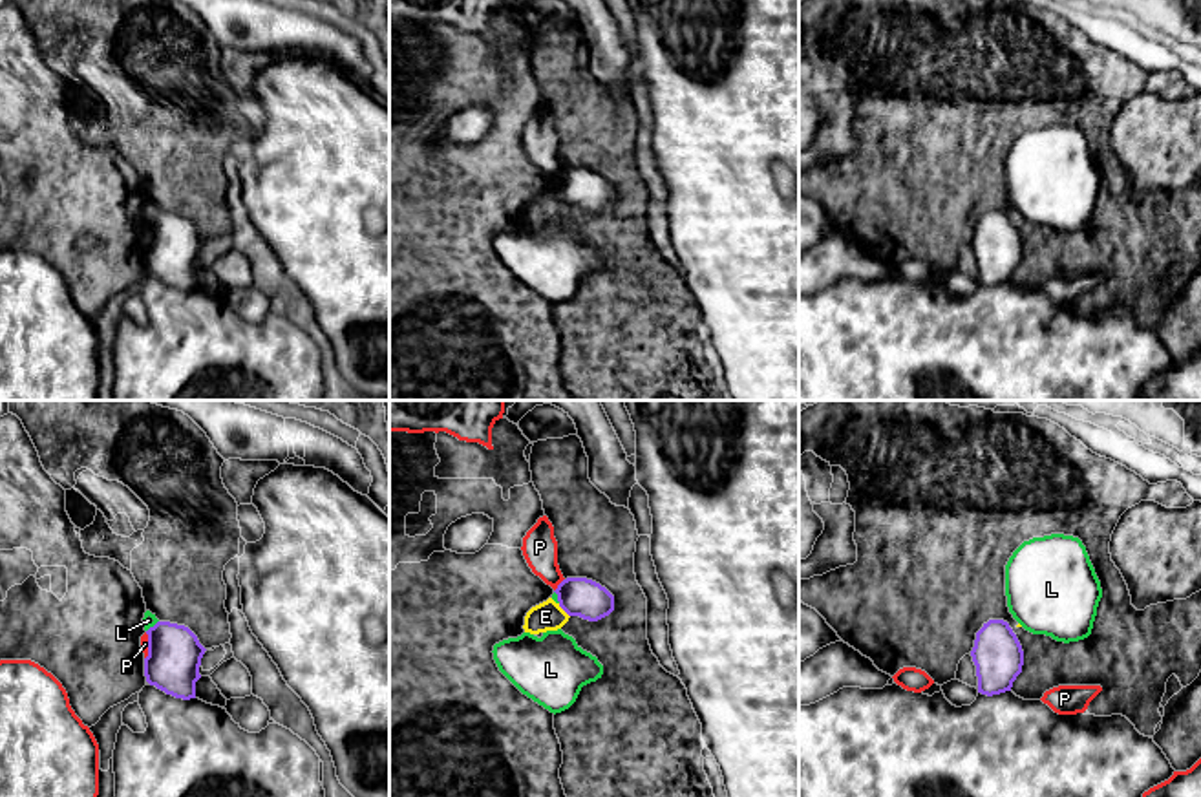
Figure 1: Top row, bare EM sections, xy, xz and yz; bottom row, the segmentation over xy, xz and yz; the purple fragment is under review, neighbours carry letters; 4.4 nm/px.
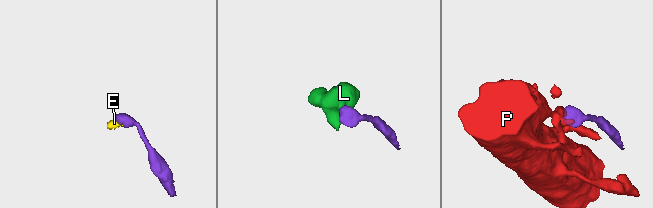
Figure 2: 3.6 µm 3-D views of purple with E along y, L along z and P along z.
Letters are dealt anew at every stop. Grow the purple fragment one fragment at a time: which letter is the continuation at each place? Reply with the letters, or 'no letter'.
L

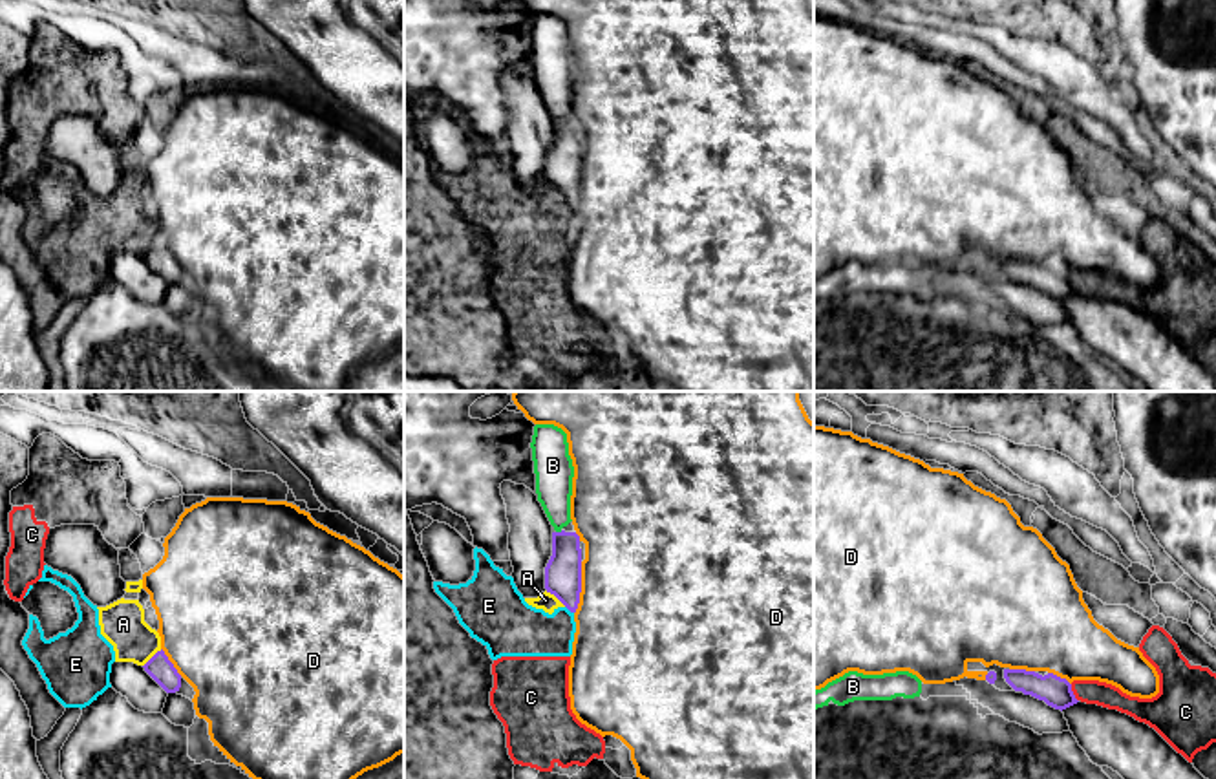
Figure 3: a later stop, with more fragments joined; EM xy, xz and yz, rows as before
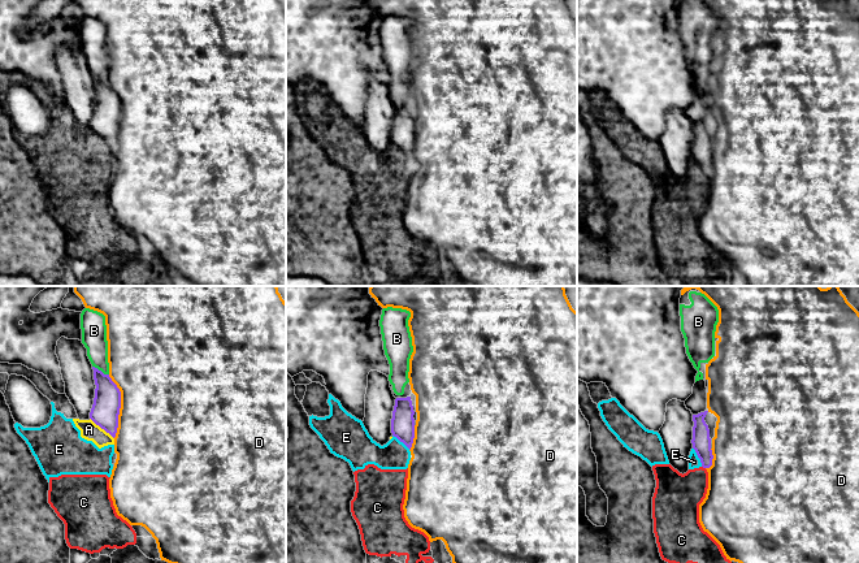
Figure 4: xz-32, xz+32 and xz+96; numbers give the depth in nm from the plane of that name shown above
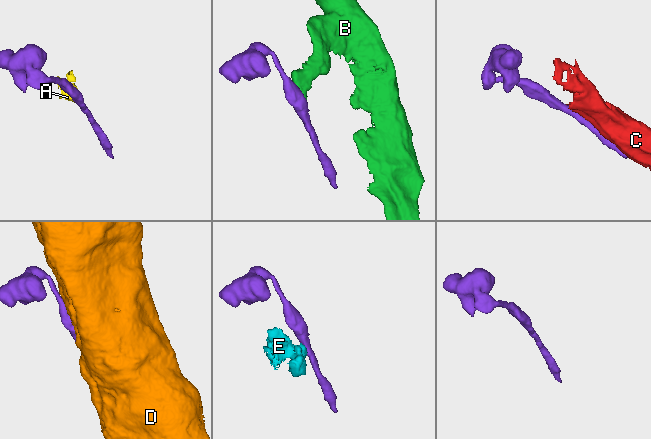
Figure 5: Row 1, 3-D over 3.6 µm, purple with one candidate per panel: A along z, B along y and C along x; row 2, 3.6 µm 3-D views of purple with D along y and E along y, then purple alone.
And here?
no letter

